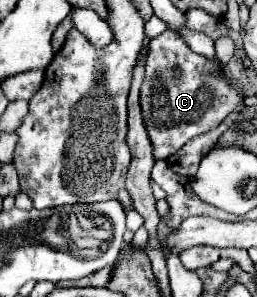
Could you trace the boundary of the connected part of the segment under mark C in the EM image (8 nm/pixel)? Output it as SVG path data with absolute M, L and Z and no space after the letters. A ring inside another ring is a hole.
M165 31L149 41L149 57L145 61L145 79L139 101L155 159L167 159L191 141L191 137L215 129L239 105L239 95L219 73L213 73L217 69L219 67L213 61L191 51L175 31Z

